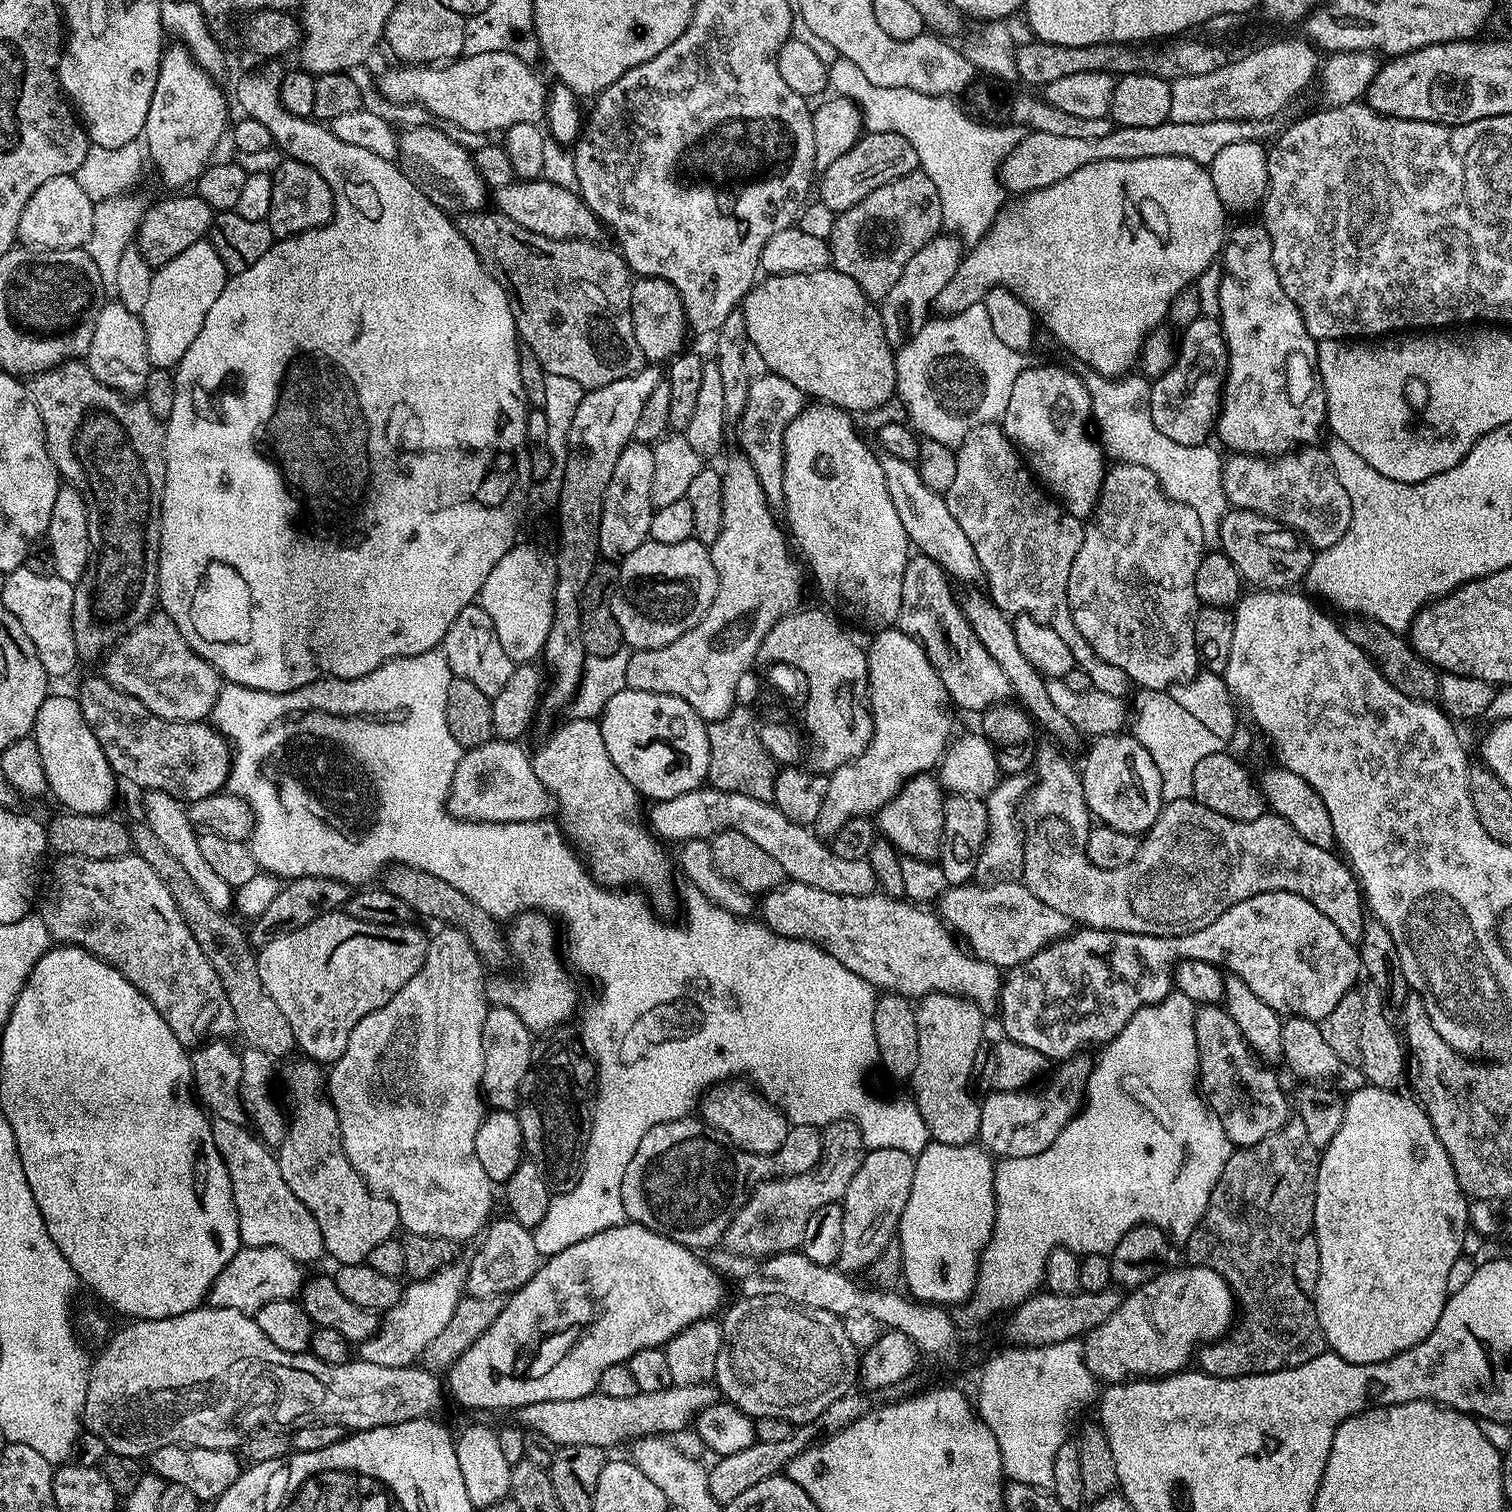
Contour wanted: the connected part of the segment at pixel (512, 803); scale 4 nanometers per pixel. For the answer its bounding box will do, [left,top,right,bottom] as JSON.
[448,738,554,824]

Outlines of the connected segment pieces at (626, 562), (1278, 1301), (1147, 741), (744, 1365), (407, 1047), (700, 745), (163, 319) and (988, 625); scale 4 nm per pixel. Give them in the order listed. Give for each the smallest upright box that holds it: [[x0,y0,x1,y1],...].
[[612,538,718,650],[1186,1118,1326,1378],[1132,689,1226,801],[714,1295,862,1426],[326,926,494,1242],[598,688,710,801],[142,239,230,369],[962,591,1082,749]]

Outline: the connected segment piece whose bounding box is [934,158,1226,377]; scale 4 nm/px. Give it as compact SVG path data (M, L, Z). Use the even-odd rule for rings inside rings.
M1138 158L1090 162L1090 166L1074 170L1074 174L1062 178L1062 182L1054 182L1052 186L1017 195L1013 200L1016 200L1013 204L1008 202L1001 207L996 220L988 227L988 233L965 251L958 270L954 270L954 278L950 278L950 282L942 286L942 294L938 294L935 311L940 314L959 312L961 308L973 302L983 301L987 289L1009 288L1031 310L1033 317L1048 327L1049 334L1065 348L1064 352L1067 355L1077 356L1104 376L1123 377L1131 369L1128 367L1131 364L1133 367L1139 361L1142 342L1148 337L1150 329L1165 323L1168 304L1174 298L1174 294L1178 294L1178 290L1189 287L1199 279L1221 255L1222 245L1226 240L1226 209L1218 198L1218 190L1214 190L1214 182L1210 178L1208 168L1198 162L1190 162L1190 158Z

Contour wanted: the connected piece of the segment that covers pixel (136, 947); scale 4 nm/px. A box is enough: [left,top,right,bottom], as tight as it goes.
[38,854,237,1050]

